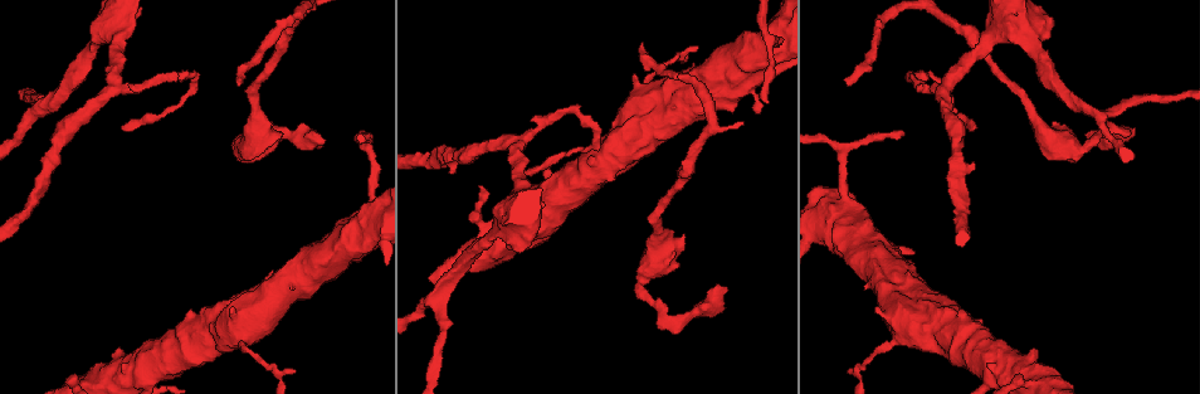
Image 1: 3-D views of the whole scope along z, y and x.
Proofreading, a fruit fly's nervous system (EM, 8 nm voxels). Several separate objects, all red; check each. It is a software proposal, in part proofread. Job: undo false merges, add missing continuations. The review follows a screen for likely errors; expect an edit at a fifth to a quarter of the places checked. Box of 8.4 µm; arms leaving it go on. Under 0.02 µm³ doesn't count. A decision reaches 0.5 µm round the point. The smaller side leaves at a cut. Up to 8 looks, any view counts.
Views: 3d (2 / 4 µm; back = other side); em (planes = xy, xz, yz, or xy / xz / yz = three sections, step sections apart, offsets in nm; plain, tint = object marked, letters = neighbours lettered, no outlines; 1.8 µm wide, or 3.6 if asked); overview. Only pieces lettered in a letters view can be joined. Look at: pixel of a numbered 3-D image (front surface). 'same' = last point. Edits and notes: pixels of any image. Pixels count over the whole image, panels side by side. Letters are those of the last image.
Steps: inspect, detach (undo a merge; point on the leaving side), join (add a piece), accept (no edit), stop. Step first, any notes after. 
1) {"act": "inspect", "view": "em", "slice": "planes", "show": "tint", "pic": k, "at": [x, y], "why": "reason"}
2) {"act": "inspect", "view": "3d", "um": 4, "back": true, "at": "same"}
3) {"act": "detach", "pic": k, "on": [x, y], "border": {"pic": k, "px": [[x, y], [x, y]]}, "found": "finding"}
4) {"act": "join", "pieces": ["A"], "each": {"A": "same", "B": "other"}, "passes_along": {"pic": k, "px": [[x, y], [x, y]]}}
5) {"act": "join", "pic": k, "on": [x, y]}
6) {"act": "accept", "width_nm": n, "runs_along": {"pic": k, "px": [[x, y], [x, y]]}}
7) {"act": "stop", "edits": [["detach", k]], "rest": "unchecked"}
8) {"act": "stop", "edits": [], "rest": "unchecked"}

{"act": "inspect", "view": "em", "slice": "xz", "step": 16, "show": "letters", "pic": 1, "at": [1089, 134], "why": "an open end"}

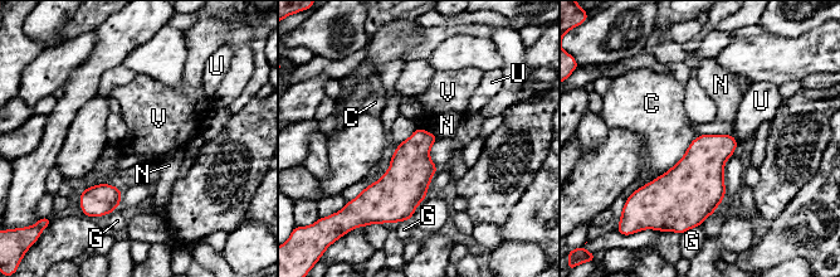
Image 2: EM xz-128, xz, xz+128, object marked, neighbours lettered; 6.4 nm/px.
{"act": "accept", "each": {"C": "other", "G": "other", "N": "other", "U": "other", "V": "other"}, "border": {"pic": 2, "px": [[418, 126], [436, 136]]}, "found": "no lettered piece goes on from it"}

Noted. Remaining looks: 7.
{"act": "inspect", "view": "3d", "um": 2, "pic": 1, "at": [905, 133], "why": "an open end"}

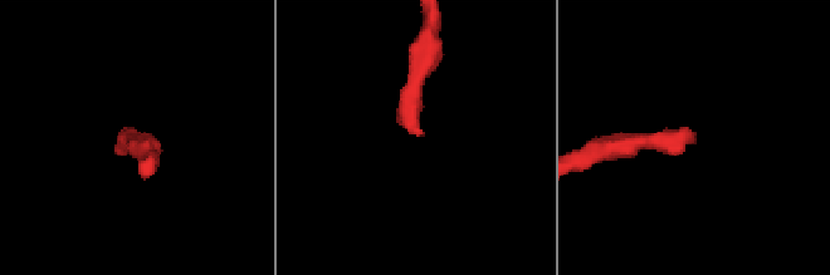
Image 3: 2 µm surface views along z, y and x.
{"act": "inspect", "view": "em", "slice": "planes", "show": "letters", "pic": 3, "at": [695, 133]}

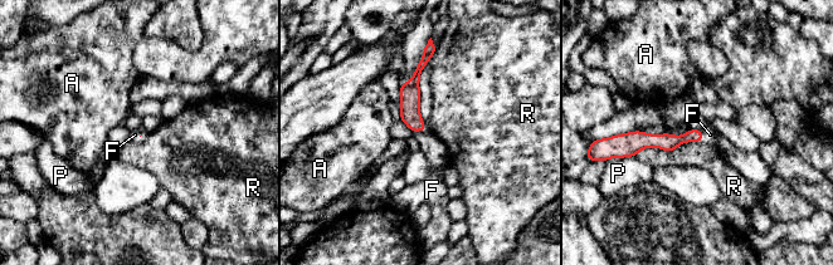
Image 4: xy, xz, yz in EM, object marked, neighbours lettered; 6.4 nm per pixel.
{"act": "join", "pieces": ["F"], "each": {"A": "other", "F": "same", "P": "other", "R": "other"}, "passes_along": {"pic": 4, "px": [[410, 93], [419, 131], [438, 156]]}, "found": "it goes on there"}

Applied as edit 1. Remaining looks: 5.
{"act": "inspect", "view": "em", "slice": "planes", "show": "tint", "pic": 1, "at": [1031, 44]}

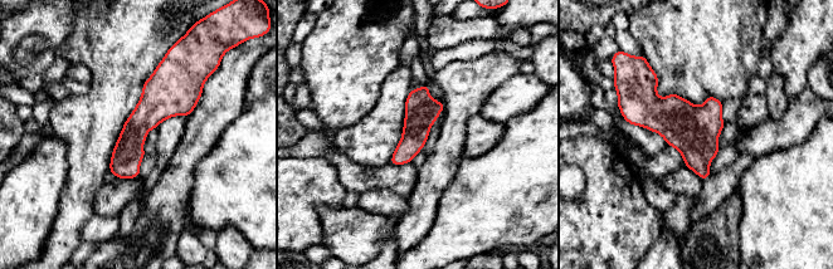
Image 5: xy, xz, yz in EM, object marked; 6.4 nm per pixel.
{"act": "inspect", "view": "em", "slice": "planes", "show": "letters", "at": "same", "why": "see the neighbours"}

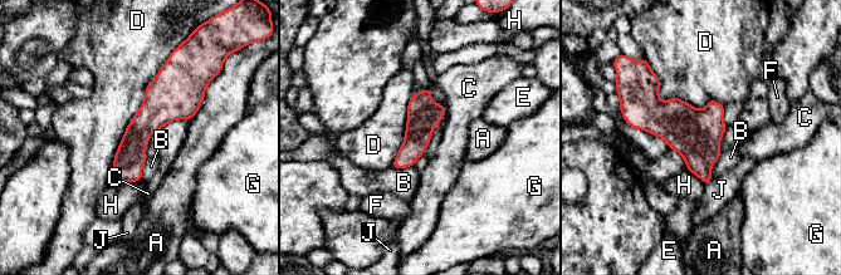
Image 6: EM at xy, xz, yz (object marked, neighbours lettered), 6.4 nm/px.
{"act": "accept", "width_nm": 190, "each": {"A": "other", "B": "other", "C": "other", "D": "other", "E": "other", "F": "other", "G": "other", "H": "other", "J": "other"}, "border": {"pic": 6, "px": [[170, 54], [127, 126], [111, 175]]}, "found": "continuous, no second neuron"}

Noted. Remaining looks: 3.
{"act": "stop", "edits": [["join", 4]], "rest": "unchecked"}

